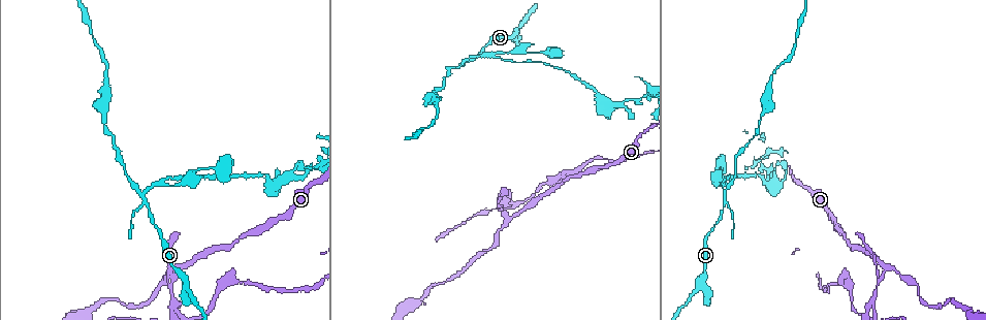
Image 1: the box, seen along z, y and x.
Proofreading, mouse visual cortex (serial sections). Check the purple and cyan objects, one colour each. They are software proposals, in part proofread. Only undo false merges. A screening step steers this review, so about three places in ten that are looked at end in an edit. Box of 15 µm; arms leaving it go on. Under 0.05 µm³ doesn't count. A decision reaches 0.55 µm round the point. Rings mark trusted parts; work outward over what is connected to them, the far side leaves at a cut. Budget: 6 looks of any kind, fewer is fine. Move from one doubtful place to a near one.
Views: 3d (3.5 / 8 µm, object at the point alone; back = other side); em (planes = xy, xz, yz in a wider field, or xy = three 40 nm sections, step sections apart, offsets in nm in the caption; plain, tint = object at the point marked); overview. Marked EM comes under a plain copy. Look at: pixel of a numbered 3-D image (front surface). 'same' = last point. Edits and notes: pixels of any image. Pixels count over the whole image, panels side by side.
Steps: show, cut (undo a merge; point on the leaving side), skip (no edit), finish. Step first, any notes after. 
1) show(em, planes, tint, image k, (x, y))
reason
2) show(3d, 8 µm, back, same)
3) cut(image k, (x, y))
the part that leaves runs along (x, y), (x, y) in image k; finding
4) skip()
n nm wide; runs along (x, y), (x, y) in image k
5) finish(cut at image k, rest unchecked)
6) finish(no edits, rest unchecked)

show(3d, 3.5 µm, image 1, (145, 196))
three-way junction

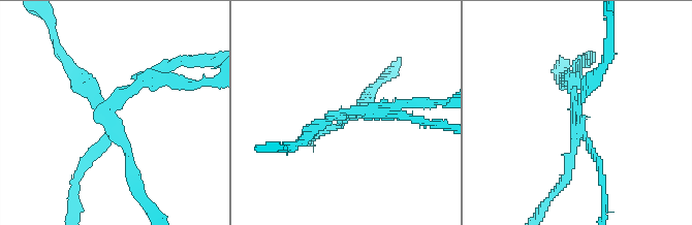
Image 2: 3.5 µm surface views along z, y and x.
show(em, xy, step 3, tint, image 2, (575, 117))

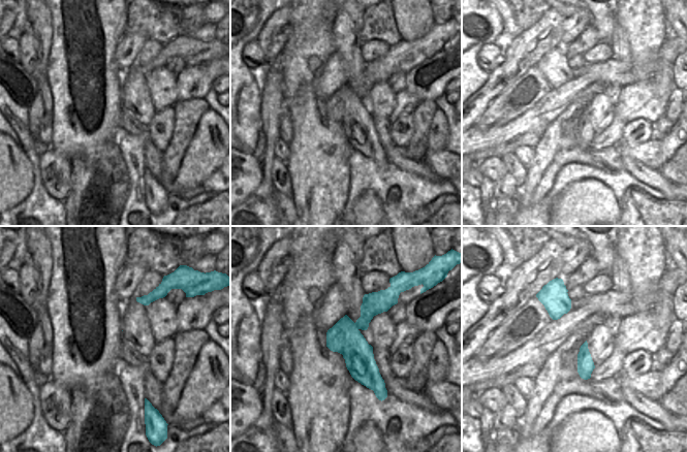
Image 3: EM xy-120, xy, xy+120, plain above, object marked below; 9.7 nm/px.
cut(image 2, (576, 78))
320 nm wide; the part that leaves runs along (112, 127), (118, 101), (182, 60) in image 2; two cells meet here

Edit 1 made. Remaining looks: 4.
show(3d, 3.5 µm, image 1, (506, 204))
calibre changes

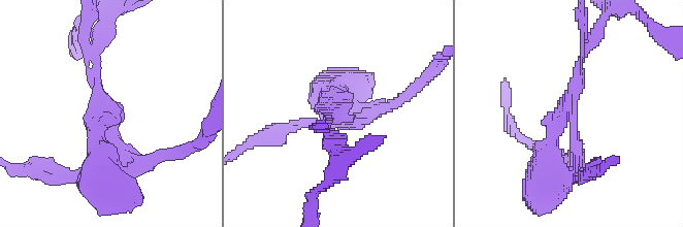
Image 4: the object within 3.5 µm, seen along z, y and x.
show(em, xy, step 5, tint, image 4, (335, 112))

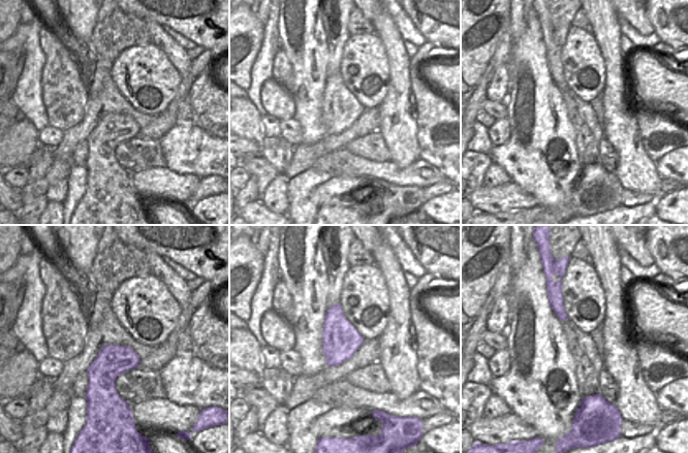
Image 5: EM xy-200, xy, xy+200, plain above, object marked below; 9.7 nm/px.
cut(image 4, (300, 124))
arms of 100, 250, 300 nm; a second cell is stuck on

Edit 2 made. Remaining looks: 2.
show(3d, 3.5 µm, image 1, (486, 251))
narrows sharply

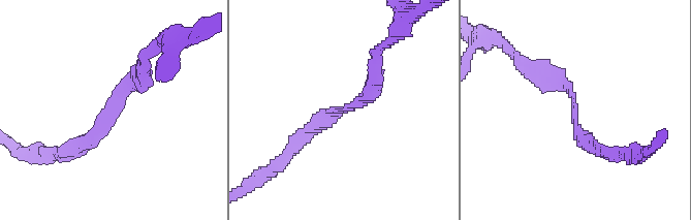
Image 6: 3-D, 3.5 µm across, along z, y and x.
show(em, xy, step 5, tint, image 6, (347, 108))
arms of 200, 300 nm

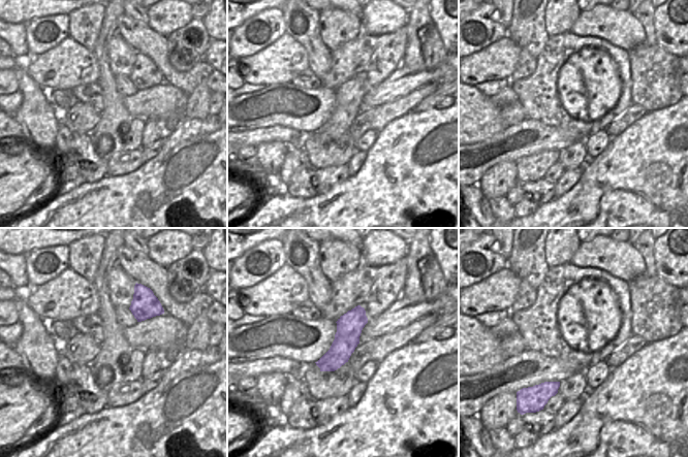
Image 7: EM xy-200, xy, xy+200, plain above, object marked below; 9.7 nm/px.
skip()
runs along (143, 67), (75, 149) in image 6; one cell here

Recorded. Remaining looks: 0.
finish(cut at image 2, cut at image 4, rest unchecked)

